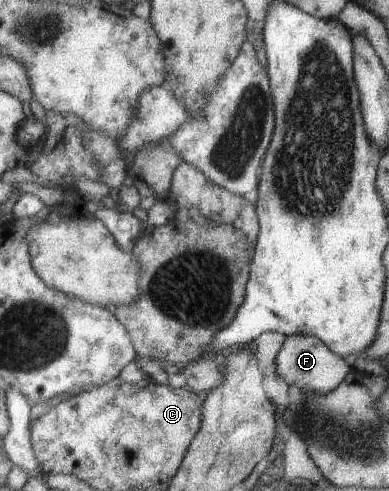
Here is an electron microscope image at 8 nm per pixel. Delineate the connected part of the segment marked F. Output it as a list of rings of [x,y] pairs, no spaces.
[[[288,335],[276,353],[274,364],[275,373],[287,382],[288,387],[294,383],[315,393],[327,393],[335,389],[349,374],[349,366],[343,358],[326,348],[317,336],[312,335]]]

